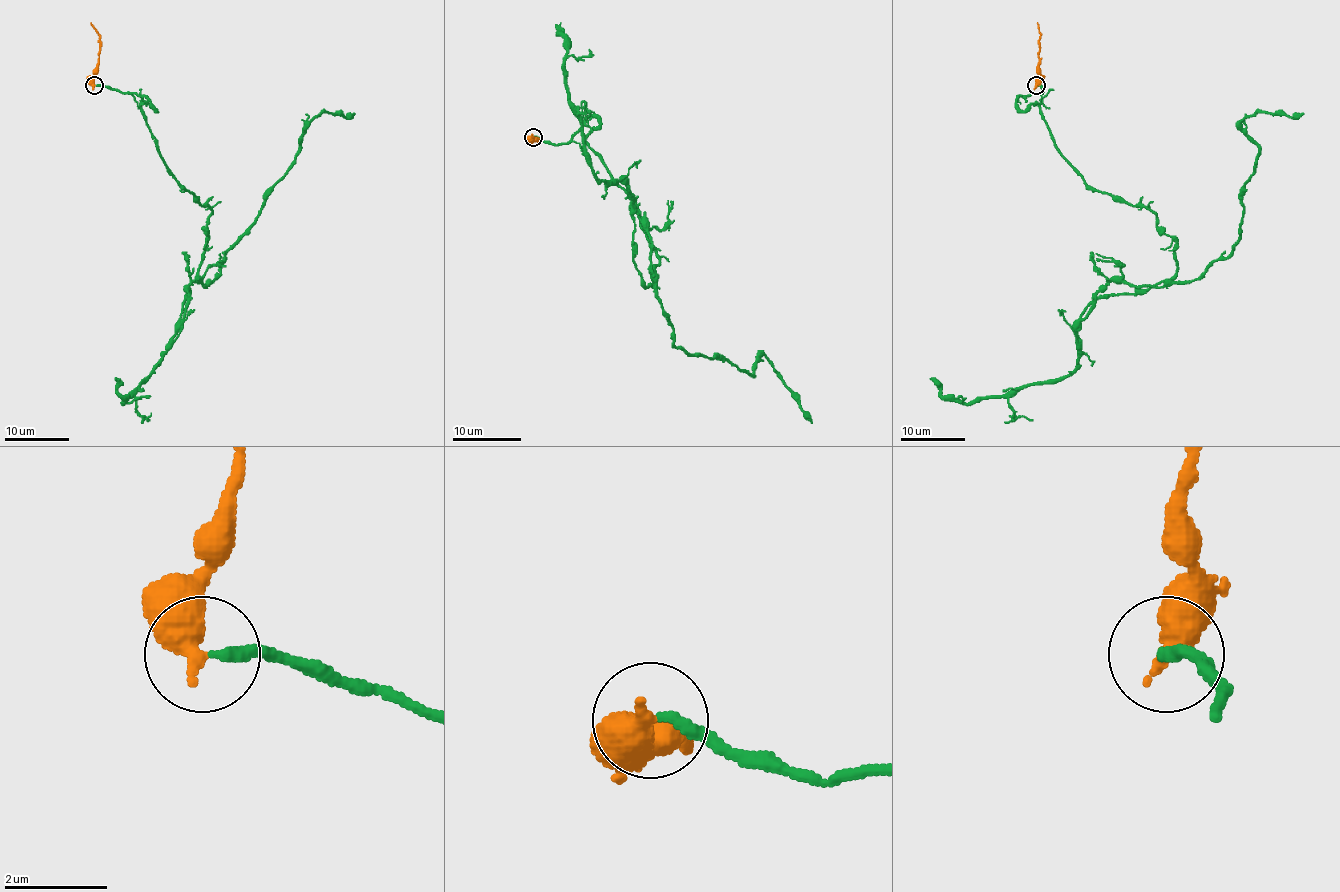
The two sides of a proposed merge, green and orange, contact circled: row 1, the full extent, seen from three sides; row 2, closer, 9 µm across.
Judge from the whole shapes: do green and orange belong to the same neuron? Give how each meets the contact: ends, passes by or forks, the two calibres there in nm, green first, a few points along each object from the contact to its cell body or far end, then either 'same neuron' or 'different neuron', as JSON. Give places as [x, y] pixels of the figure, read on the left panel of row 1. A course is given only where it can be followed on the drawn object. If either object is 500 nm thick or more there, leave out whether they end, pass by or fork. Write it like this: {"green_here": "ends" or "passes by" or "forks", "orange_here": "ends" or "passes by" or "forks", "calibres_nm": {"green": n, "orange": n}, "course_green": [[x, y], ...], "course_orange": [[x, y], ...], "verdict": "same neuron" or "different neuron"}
{"calibres_nm": {"green": 240, "orange": 600}, "course_green": [[94, 85], [131, 95], [166, 169], [211, 210], [187, 294], [213, 279], [309, 122], [354, 113]], "course_orange": [[94, 85], [99, 34], [91, 23]], "verdict": "same neuron"}

